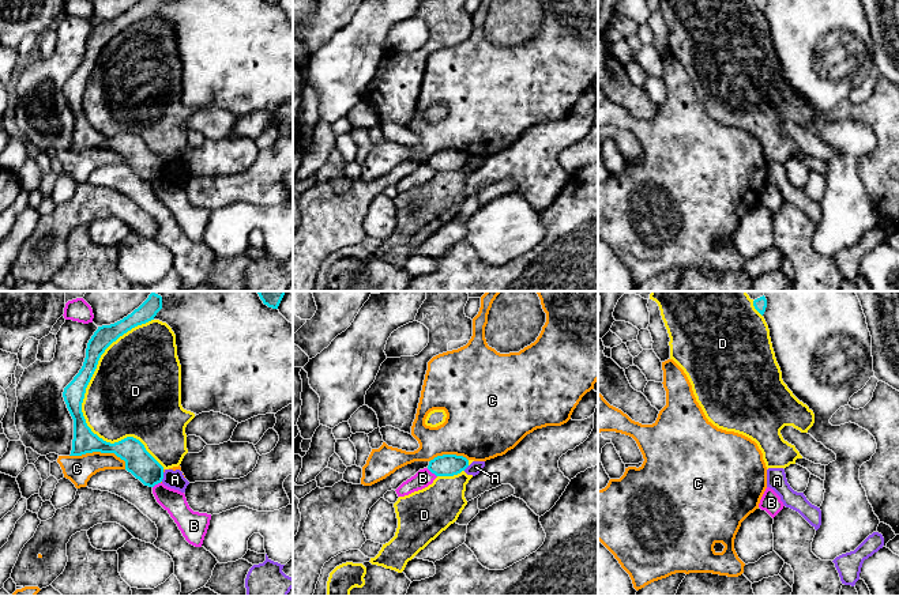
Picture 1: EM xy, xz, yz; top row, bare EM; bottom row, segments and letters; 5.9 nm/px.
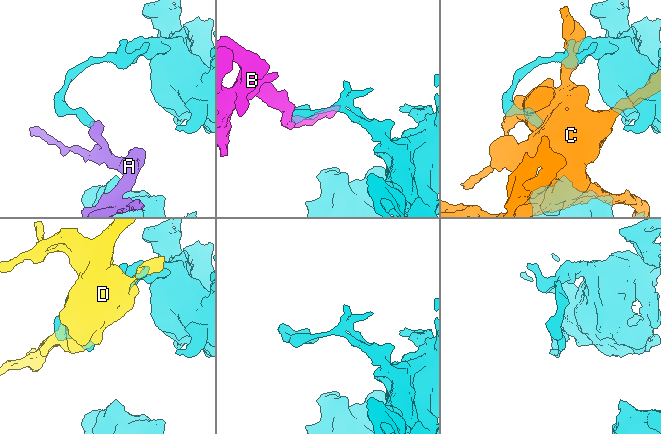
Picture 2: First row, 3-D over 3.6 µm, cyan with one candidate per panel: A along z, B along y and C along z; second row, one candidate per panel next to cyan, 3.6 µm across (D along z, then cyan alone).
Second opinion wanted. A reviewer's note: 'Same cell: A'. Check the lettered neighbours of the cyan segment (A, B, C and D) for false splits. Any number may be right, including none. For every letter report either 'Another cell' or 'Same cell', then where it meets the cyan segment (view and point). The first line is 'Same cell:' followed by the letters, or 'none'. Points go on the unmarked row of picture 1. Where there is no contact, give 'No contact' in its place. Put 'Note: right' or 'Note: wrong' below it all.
Same cell: none
A: Another cell. Touches cyan at xy (162, 172)
B: Another cell. Touches cyan at xz (432, 168)
C: Another cell. Touches cyan at xy (101, 147)
D: Another cell. Touches cyan at xy (81, 100)
Note: wrong

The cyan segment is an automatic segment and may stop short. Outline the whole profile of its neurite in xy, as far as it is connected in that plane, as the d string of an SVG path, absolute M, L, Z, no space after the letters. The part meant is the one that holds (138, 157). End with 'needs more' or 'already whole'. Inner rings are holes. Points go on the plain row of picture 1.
M140 0L123 15L98 22L87 38L82 64L63 87L67 103L74 114L74 135L69 151L82 151L93 147L114 148L125 156L125 165L148 182L154 182L162 177L163 162L133 132L110 139L94 129L83 112L82 98L86 83L105 45L132 23L154 15L161 4L162 0Z; already whole

